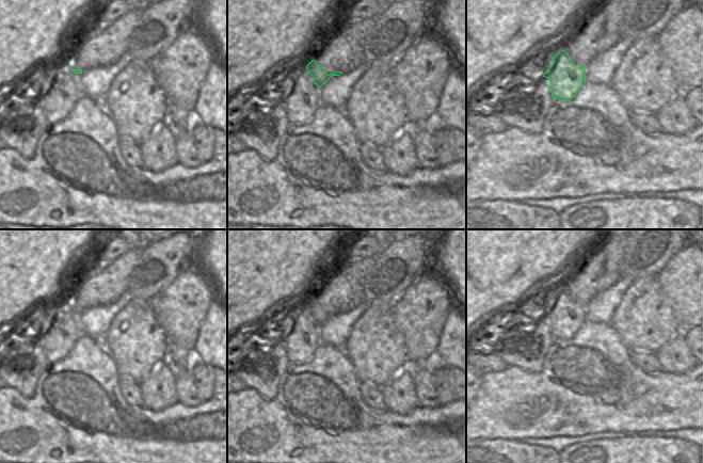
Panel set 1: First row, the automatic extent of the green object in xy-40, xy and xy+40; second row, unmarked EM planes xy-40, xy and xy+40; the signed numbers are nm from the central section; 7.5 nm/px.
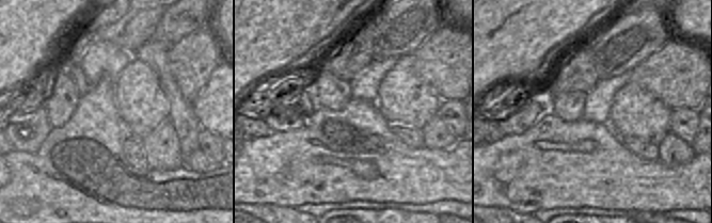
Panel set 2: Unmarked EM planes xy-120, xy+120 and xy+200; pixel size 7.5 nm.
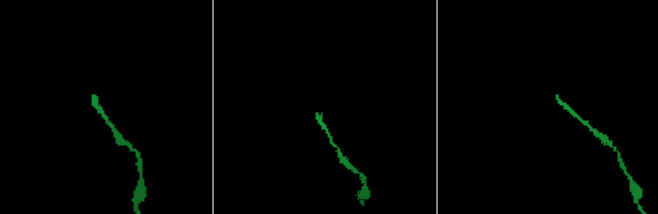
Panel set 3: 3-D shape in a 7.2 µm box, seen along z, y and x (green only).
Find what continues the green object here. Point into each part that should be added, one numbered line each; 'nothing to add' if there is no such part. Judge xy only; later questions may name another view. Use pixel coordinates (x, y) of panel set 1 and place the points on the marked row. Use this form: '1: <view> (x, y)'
1: xy (304, 99)

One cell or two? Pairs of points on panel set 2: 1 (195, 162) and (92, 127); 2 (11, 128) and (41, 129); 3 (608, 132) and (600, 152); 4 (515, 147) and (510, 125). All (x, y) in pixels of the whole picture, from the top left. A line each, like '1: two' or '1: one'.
1: two
2: one
3: two
4: two

